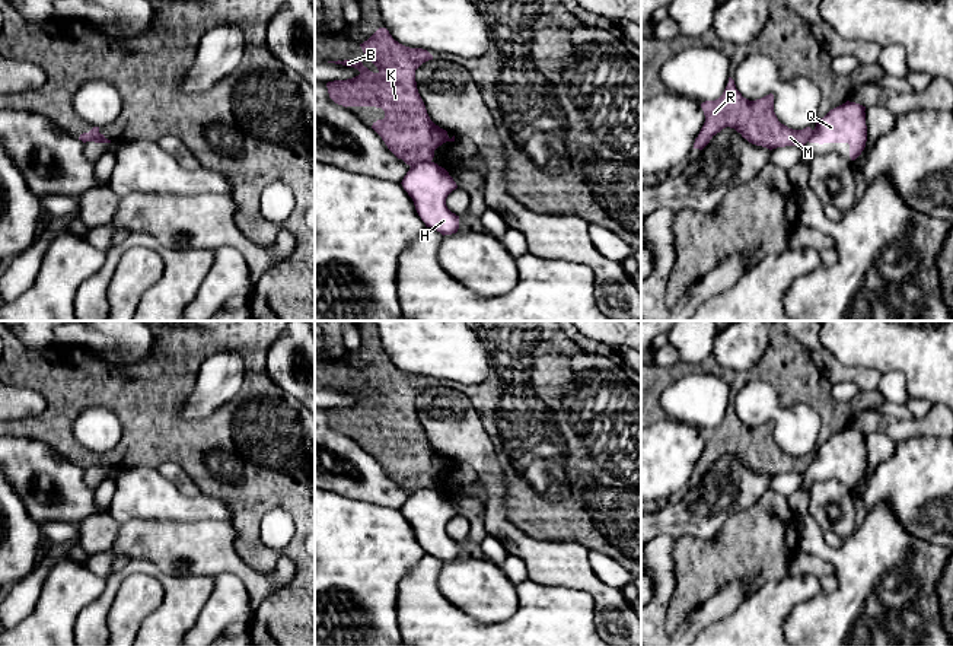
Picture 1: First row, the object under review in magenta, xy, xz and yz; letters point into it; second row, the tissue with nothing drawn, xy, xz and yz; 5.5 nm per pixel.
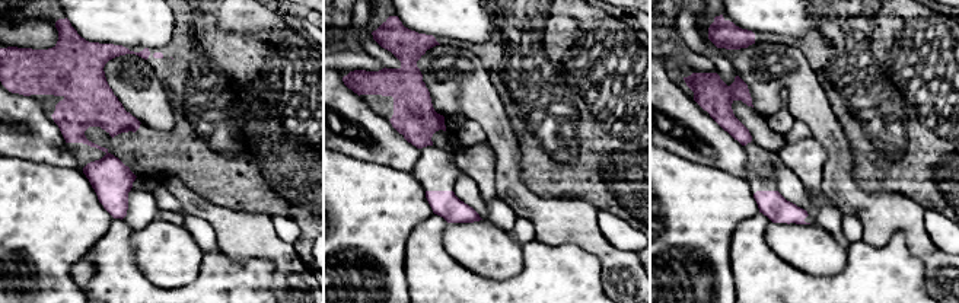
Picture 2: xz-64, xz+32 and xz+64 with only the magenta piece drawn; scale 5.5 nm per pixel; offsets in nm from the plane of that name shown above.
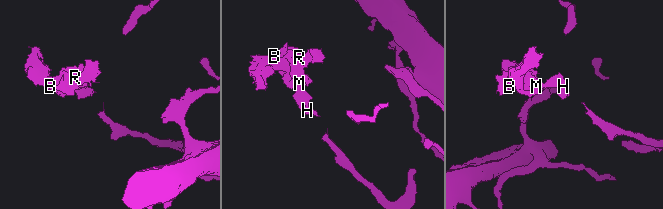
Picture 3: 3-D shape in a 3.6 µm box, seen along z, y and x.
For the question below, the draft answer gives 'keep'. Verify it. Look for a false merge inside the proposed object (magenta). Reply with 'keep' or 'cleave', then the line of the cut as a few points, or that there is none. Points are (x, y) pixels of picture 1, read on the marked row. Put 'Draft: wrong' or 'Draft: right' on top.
Draft: wrong
cleave; cut in xz along (430, 161), (421, 161), (411, 166)

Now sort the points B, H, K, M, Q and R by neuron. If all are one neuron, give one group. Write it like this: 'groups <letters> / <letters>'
groups B K M R / H Q

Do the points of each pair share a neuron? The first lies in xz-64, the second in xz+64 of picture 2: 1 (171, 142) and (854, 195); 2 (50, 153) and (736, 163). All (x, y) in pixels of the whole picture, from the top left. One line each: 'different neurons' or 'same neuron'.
1: different neurons
2: same neuron

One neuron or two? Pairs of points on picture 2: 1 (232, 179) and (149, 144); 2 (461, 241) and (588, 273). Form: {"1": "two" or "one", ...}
{"1": "one", "2": "two"}

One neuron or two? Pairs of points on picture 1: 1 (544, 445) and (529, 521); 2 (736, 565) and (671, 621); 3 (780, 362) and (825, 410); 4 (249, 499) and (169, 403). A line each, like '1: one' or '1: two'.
1: one
2: one
3: one
4: one

